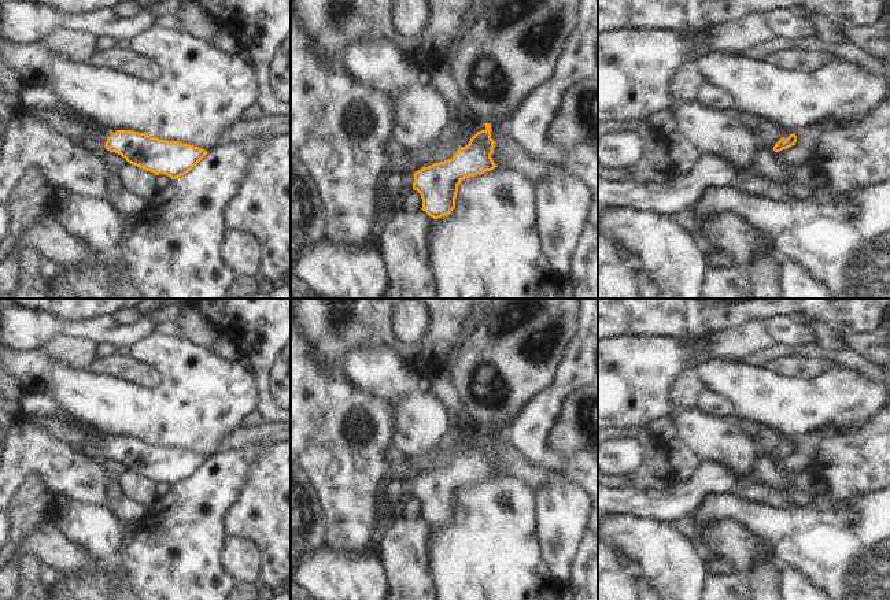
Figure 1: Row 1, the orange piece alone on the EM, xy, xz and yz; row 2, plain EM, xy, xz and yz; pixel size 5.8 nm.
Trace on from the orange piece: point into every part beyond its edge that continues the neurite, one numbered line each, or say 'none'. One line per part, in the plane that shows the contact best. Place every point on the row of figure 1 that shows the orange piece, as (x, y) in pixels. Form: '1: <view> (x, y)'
1: xz (398, 185)

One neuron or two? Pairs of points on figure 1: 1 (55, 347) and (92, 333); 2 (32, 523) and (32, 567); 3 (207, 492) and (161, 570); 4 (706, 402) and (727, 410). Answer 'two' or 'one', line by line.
1: two
2: one
3: one
4: one

